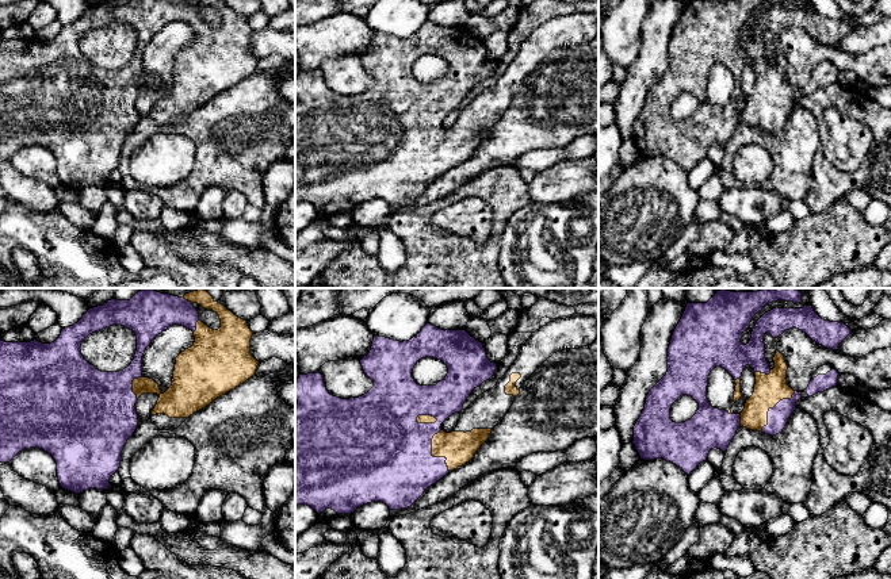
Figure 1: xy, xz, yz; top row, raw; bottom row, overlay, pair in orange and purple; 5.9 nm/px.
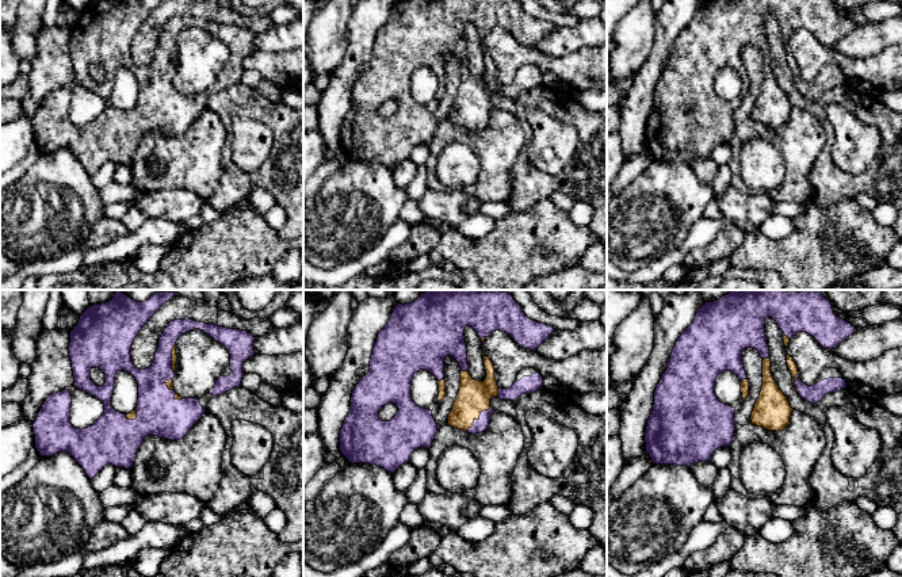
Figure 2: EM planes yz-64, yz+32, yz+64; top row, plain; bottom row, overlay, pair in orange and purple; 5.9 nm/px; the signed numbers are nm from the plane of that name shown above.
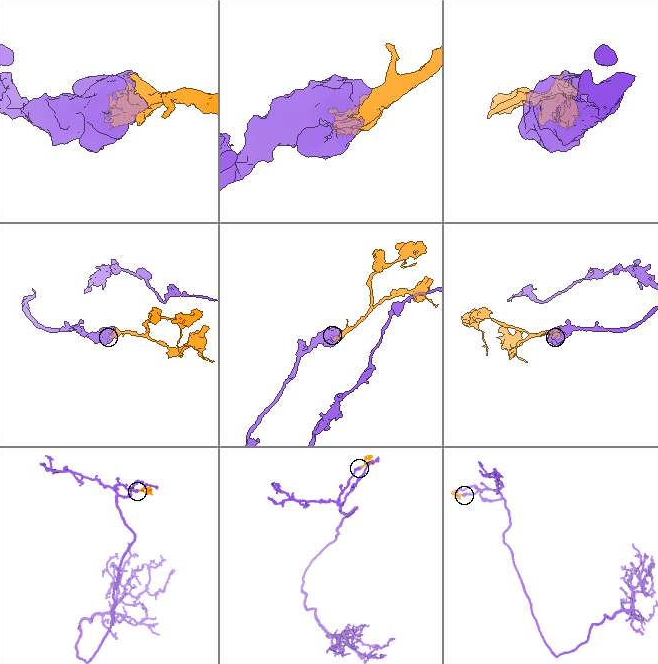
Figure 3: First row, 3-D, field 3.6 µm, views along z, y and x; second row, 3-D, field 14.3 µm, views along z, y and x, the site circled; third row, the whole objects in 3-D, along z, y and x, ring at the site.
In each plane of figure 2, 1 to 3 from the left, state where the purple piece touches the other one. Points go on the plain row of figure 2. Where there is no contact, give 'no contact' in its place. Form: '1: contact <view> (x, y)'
1: contact yz-64 (172, 54)
2: contact yz+32 (478, 114)
3: contact yz+64 (794, 79)

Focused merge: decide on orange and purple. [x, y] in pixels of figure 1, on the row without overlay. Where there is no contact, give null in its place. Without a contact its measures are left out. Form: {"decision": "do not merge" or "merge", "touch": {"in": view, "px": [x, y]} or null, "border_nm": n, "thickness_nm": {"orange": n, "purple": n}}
{"decision": "merge", "touch": {"in": "xz", "px": [432, 152]}, "border_nm": 260, "thickness_nm": {"orange": 190, "purple": 500}}

